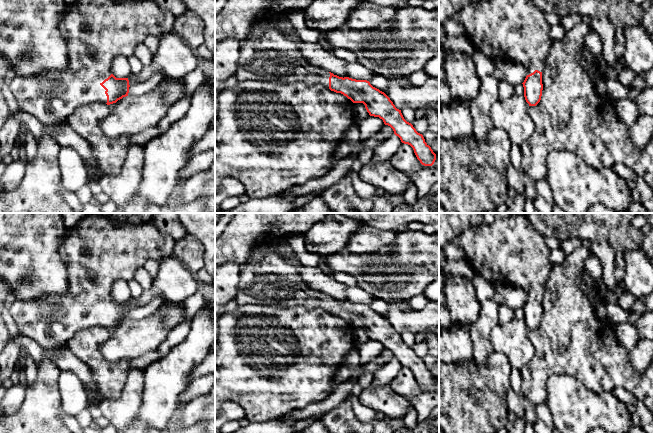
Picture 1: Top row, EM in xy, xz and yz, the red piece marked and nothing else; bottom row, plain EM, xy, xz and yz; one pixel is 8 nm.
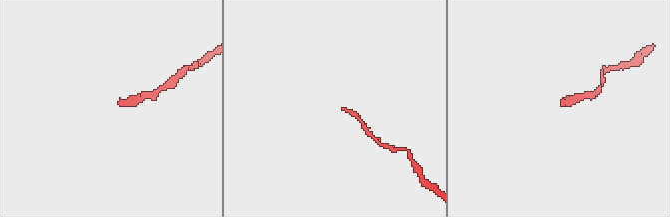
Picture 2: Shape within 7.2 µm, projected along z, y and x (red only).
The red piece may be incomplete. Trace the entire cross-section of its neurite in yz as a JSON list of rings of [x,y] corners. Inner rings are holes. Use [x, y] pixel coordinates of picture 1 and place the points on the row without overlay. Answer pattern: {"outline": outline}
{"outline": [[[523,213],[512,214],[507,218],[496,218],[491,224],[471,226],[452,240],[460,246],[476,273],[487,281],[498,284],[511,284],[527,291],[524,304],[524,321],[529,330],[536,330],[542,320],[542,295],[553,268],[549,260],[550,249],[545,238],[529,222]]]}

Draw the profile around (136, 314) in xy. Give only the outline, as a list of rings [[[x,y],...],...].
[[[156,296],[148,304],[131,309],[129,311],[128,319],[137,322],[140,319],[143,319],[153,312],[159,310],[165,302],[166,299],[163,296]]]

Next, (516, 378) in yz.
[[[513,368],[512,373],[510,375],[510,380],[511,388],[518,396],[520,396],[522,394],[522,384],[523,384],[521,369]]]

